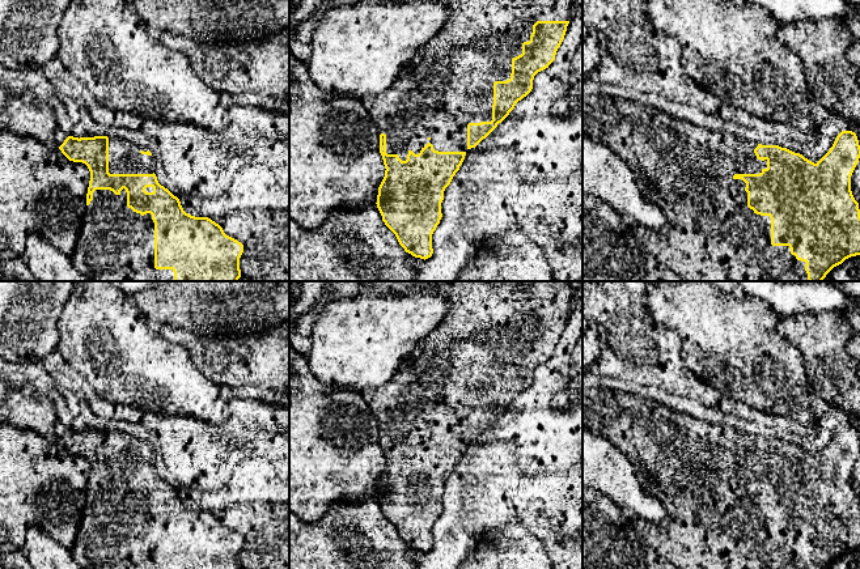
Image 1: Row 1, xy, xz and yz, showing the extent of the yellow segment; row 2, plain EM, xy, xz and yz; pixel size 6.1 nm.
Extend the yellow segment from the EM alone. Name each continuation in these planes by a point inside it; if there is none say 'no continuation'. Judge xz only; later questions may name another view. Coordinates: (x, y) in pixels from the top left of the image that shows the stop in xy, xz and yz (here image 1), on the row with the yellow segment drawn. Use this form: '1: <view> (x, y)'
1: xz (449, 81)

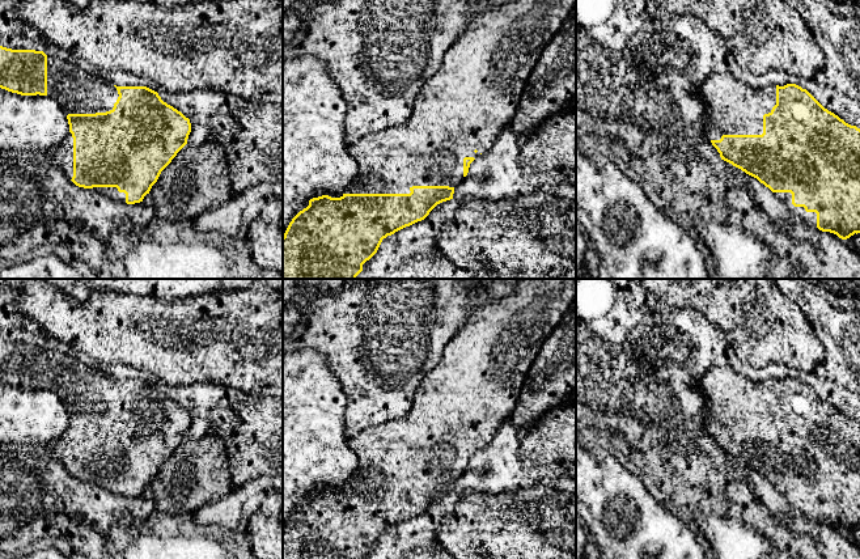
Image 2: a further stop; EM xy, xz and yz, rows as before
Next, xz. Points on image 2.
1: xz (474, 94)

